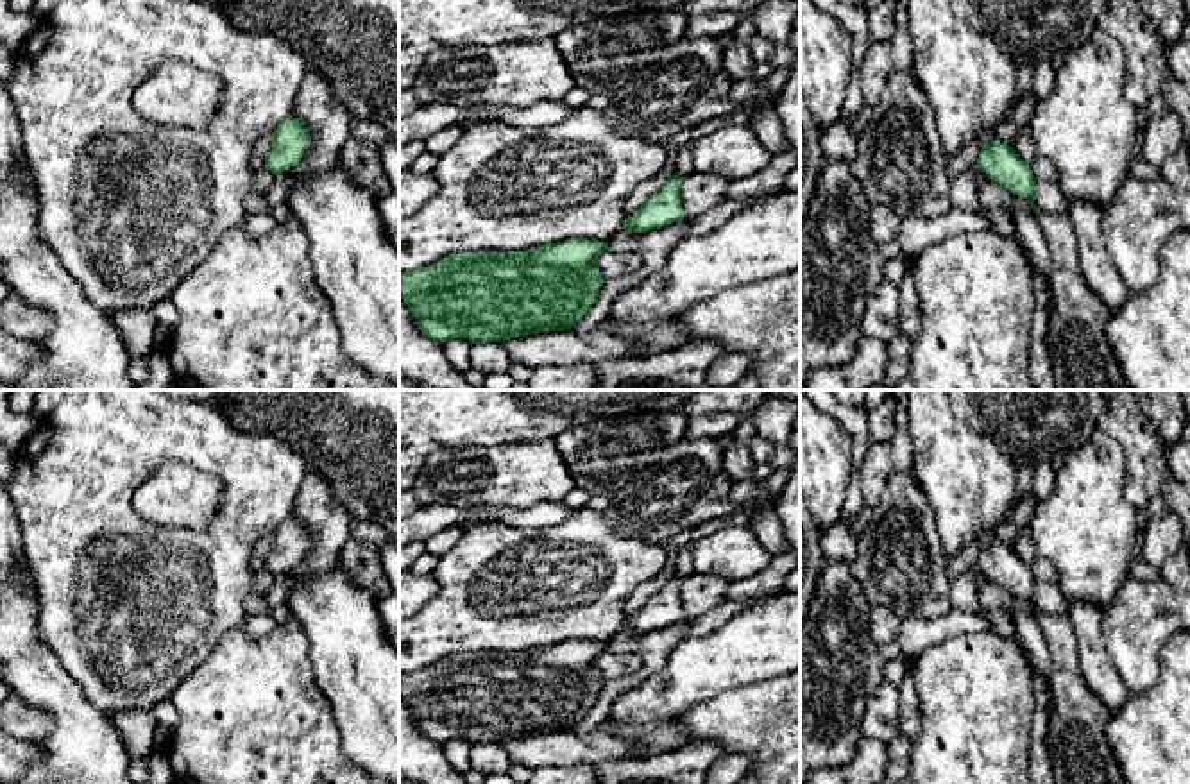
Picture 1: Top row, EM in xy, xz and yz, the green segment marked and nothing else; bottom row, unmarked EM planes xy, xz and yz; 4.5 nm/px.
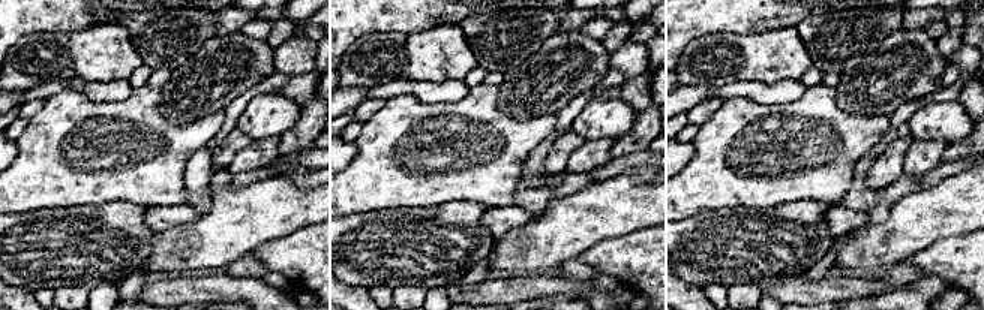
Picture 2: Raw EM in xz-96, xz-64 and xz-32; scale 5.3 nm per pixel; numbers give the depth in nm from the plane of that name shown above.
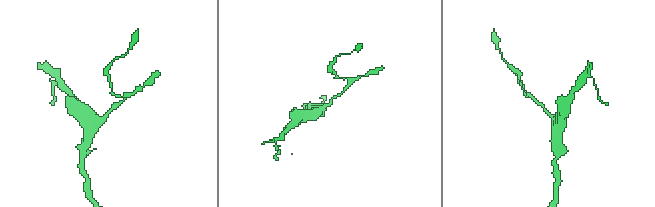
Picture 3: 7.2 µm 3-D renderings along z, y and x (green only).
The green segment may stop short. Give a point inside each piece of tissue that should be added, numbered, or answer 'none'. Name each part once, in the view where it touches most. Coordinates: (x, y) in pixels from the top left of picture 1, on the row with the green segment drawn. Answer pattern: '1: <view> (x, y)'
none

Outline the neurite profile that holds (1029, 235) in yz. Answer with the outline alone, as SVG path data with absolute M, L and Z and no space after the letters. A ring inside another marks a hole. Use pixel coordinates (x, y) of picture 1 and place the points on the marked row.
M1011 193L1011 220L1016 240L1029 256L1029 265L1050 279L1052 263L1047 238L1040 227L1038 215L1027 199Z

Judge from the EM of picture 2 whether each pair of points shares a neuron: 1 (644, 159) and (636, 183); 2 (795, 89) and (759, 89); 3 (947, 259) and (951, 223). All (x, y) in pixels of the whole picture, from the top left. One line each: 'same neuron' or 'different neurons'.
1: different neurons
2: same neuron
3: different neurons

